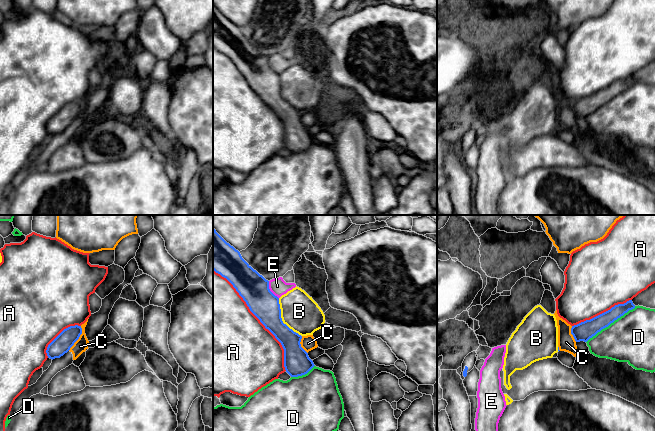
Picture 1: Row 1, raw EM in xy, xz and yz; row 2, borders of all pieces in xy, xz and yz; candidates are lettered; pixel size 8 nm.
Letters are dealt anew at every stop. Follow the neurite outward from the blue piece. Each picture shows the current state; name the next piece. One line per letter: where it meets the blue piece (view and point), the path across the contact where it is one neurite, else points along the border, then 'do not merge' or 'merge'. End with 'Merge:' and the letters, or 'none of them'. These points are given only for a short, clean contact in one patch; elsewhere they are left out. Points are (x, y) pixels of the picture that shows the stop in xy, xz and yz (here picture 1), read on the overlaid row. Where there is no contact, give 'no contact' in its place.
A: meets blue in xz at (257, 317); do not merge
B: meets blue in xz at (281, 319); do not merge
C: meets blue in xy at (78, 338); border along xy (81, 326), (79, 338), (68, 350); do not merge
D: meets blue in yz at (610, 323); do not merge
E: meets blue in xz at (269, 290); do not merge
Merge: none of them

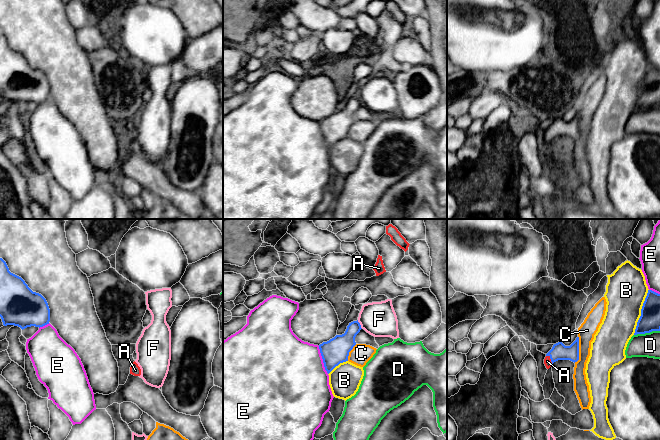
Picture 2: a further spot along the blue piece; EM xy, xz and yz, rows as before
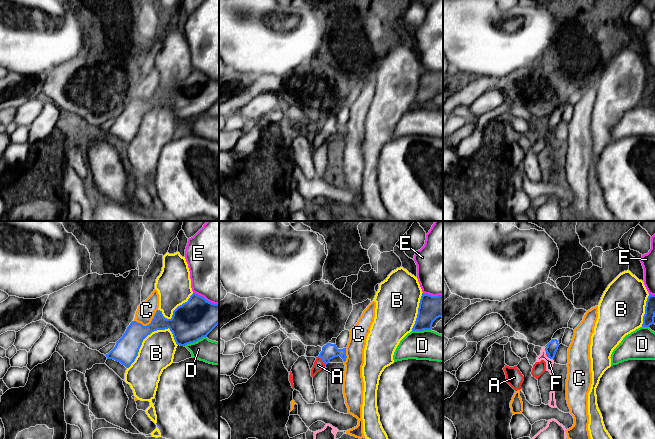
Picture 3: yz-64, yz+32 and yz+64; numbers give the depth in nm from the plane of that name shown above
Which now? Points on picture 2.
A: meets blue in yz at (550, 358); runs through yz (559, 351), (550, 358), (547, 361); merge
B: meets blue in yz at (641, 312); do not merge
C: meets blue in yz at (578, 350); do not merge
D: meets blue in yz at (646, 332); border along yz (659, 330), (634, 335); do not merge
E: meets blue in xz at (323, 360); do not merge
F: meets blue in xz at (359, 324); do not merge
Merge: A

